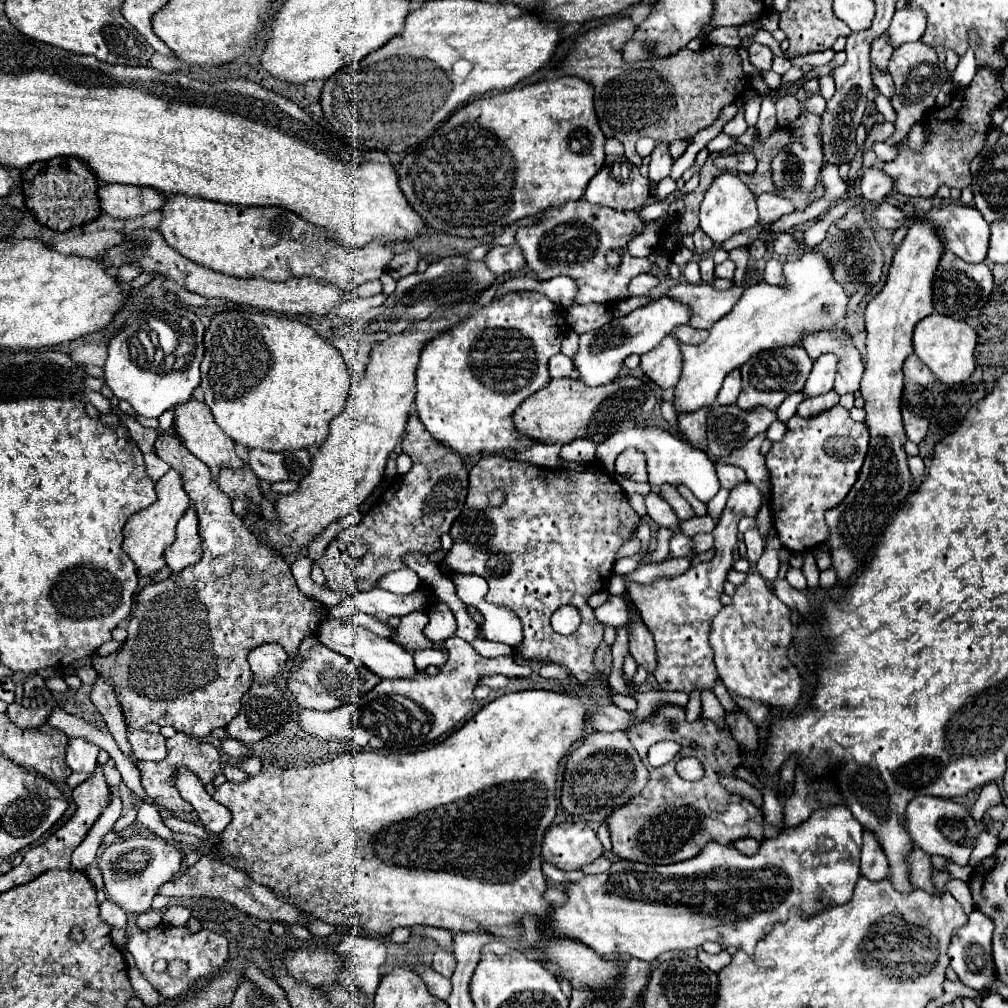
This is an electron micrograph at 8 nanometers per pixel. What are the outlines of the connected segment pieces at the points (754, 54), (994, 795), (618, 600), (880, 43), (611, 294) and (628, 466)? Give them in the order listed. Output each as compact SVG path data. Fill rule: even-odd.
M753 42L753 44L751 44L747 50L749 50L749 62L751 62L755 68L759 68L761 72L767 72L767 70L771 70L773 52L771 52L767 46Z
M987 784L987 786L983 786L983 790L981 790L981 794L979 794L979 800L977 800L975 806L971 808L973 818L975 818L975 820L981 820L983 814L985 814L991 806L997 806L997 804L1001 804L1001 802L1003 802L1003 800L1001 800L1001 794L999 794L997 784Z
M609 596L609 600L593 612L601 626L619 628L627 624L627 600L623 596Z
M885 32L883 36L875 38L871 44L871 62L877 64L877 68L887 68L887 62L893 54L893 46L889 44L889 34Z
M579 200L547 210L539 224L517 228L515 240L527 258L527 266L541 282L555 276L569 276L577 280L579 292L573 298L573 304L597 302L611 306L629 298L627 286L631 278L653 270L653 262L649 258L633 258L627 252L629 242L643 232L647 222L649 220L639 218L639 212L617 212L613 208L601 208L587 200ZM611 250L621 256L621 264L617 268L607 262L607 254Z
M627 448L617 458L615 470L617 470L617 474L623 474L625 478L629 478L633 482L645 482L647 480L645 454L639 452L639 450L635 450L635 448Z

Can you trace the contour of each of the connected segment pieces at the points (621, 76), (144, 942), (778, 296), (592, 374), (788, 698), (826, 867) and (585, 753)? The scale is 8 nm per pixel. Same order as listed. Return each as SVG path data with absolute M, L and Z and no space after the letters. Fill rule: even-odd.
M617 18L597 26L577 38L559 68L593 86L595 114L605 138L617 138L625 148L627 160L641 166L641 156L635 152L635 142L641 136L667 144L673 140L691 140L699 130L717 120L723 106L737 102L747 88L747 78L737 52L723 46L711 46L699 52L683 48L665 60L627 64L621 58L621 48L633 32L635 24L631 18Z
M159 924L151 930L139 930L129 938L127 950L133 954L135 958L135 966L139 968L139 972L147 978L147 982L163 996L163 998L179 998L181 994L185 994L189 988L193 988L193 984L199 978L207 978L211 974L215 974L219 968L225 966L229 952L227 952L227 940L221 934L215 934L211 930L201 930L197 934L191 934L185 926L177 928L177 926L169 926L169 924ZM155 960L183 960L187 964L187 972L183 978L173 980L167 970L165 972L153 972L153 962Z
M807 252L799 262L785 262L783 272L787 286L771 286L767 282L747 286L733 310L711 328L707 342L701 346L679 342L683 370L673 398L677 414L689 414L697 408L713 406L725 376L731 370L741 368L753 354L787 344L799 344L801 332L827 330L845 316L849 296L833 280L833 270L821 252Z
M661 296L653 304L637 308L623 318L613 318L607 326L603 326L599 330L591 330L591 332L581 334L579 350L571 358L573 366L579 370L581 382L591 388L609 384L611 380L619 378L623 360L627 356L631 356L631 354L641 356L641 354L653 350L667 334L671 334L671 330L675 326L687 324L687 320L689 320L689 308L685 308L685 304L677 304L675 300Z
M747 574L747 580L737 586L731 604L723 606L711 620L709 644L715 652L717 672L727 690L769 706L793 710L801 696L801 676L787 658L791 628L789 606L773 594L761 574Z
M833 806L815 810L803 824L763 840L753 856L745 856L733 846L709 842L695 858L669 866L647 866L641 862L619 860L603 874L583 876L581 880L567 884L563 888L567 900L563 904L551 904L547 932L551 932L551 936L577 940L595 950L601 958L615 952L625 958L651 962L669 950L685 952L689 948L701 948L707 940L751 954L755 944L769 934L775 924L789 918L791 908L799 908L799 916L807 918L819 914L825 906L847 904L851 900L859 880L861 836L863 828L853 820L849 808Z
M593 732L567 754L561 806L585 822L603 822L615 808L631 800L647 784L647 768L625 732Z

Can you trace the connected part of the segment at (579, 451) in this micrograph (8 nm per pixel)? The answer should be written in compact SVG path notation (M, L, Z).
M578 438L562 446L559 456L567 462L590 464L594 461L596 444L587 438Z

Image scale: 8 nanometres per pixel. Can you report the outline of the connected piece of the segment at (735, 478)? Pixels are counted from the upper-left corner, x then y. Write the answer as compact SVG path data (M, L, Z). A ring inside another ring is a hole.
M717 464L717 476L719 476L721 486L727 488L727 490L735 488L737 484L747 482L745 472L741 468L737 468L737 466L731 466L731 464Z

